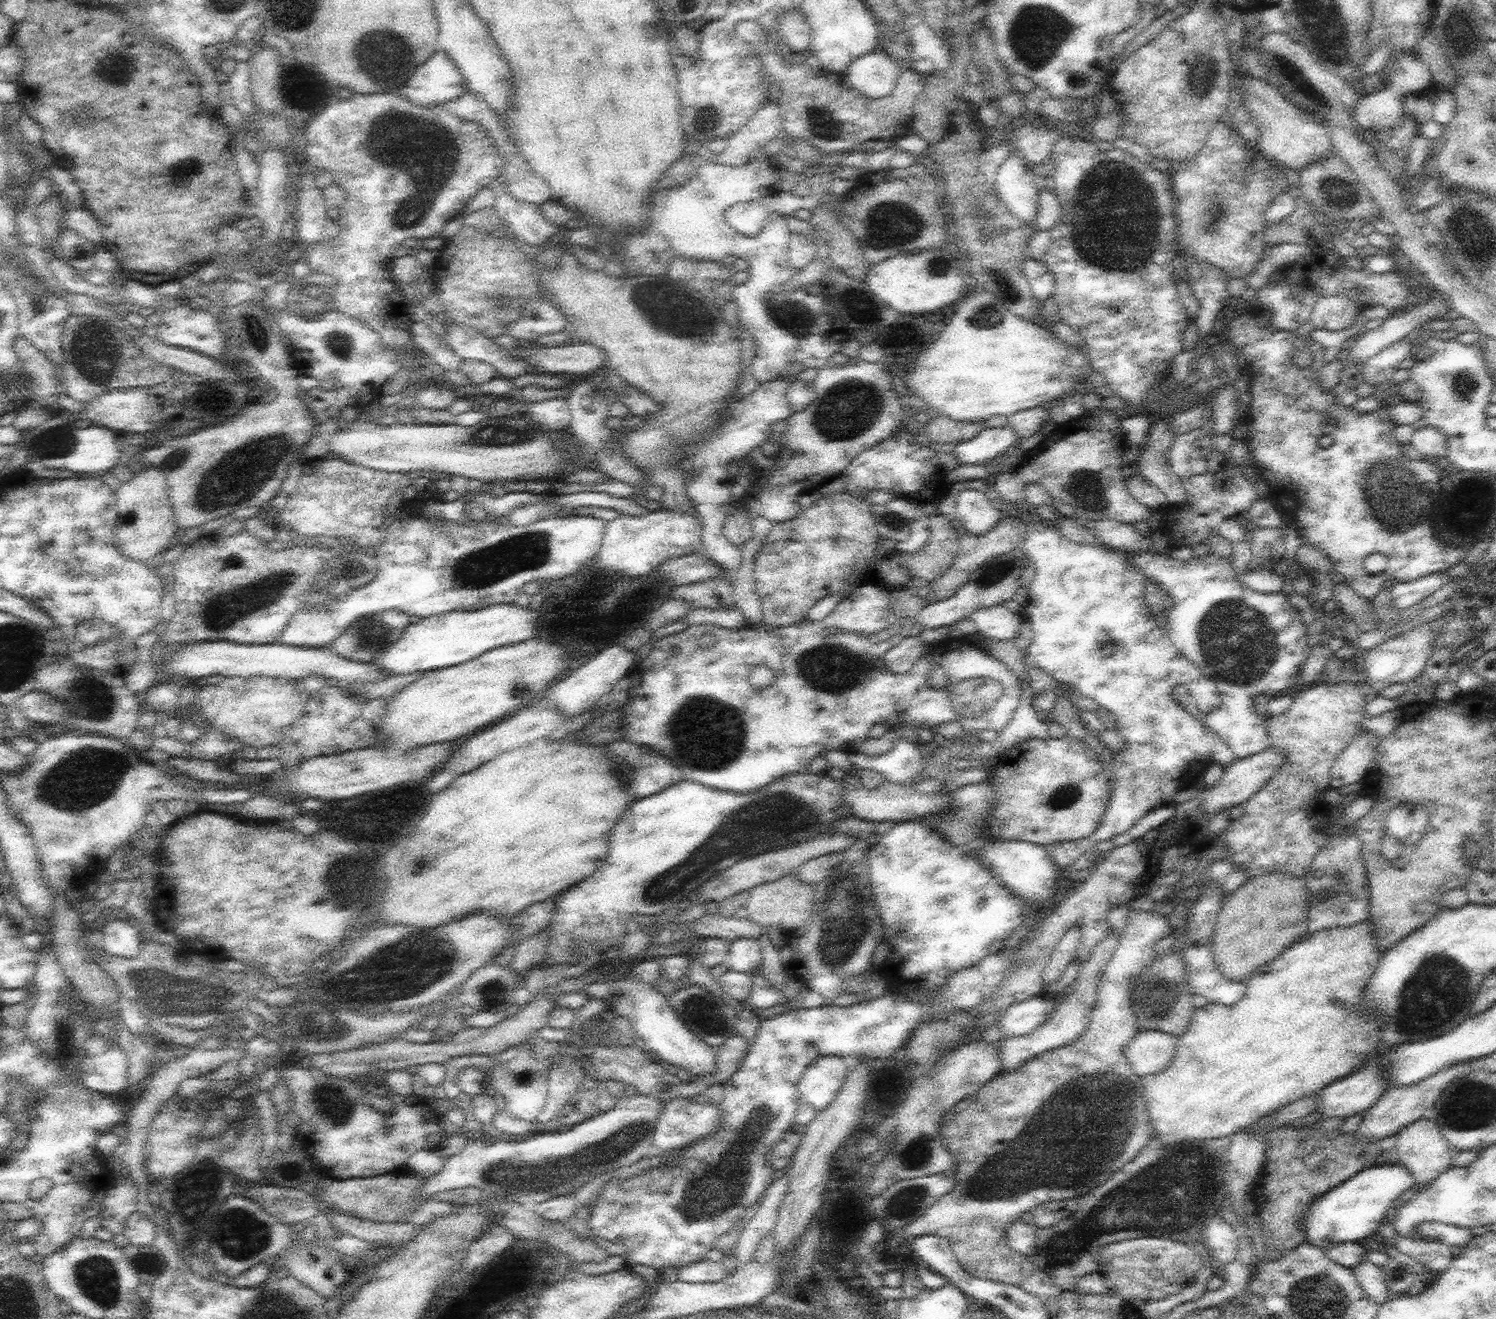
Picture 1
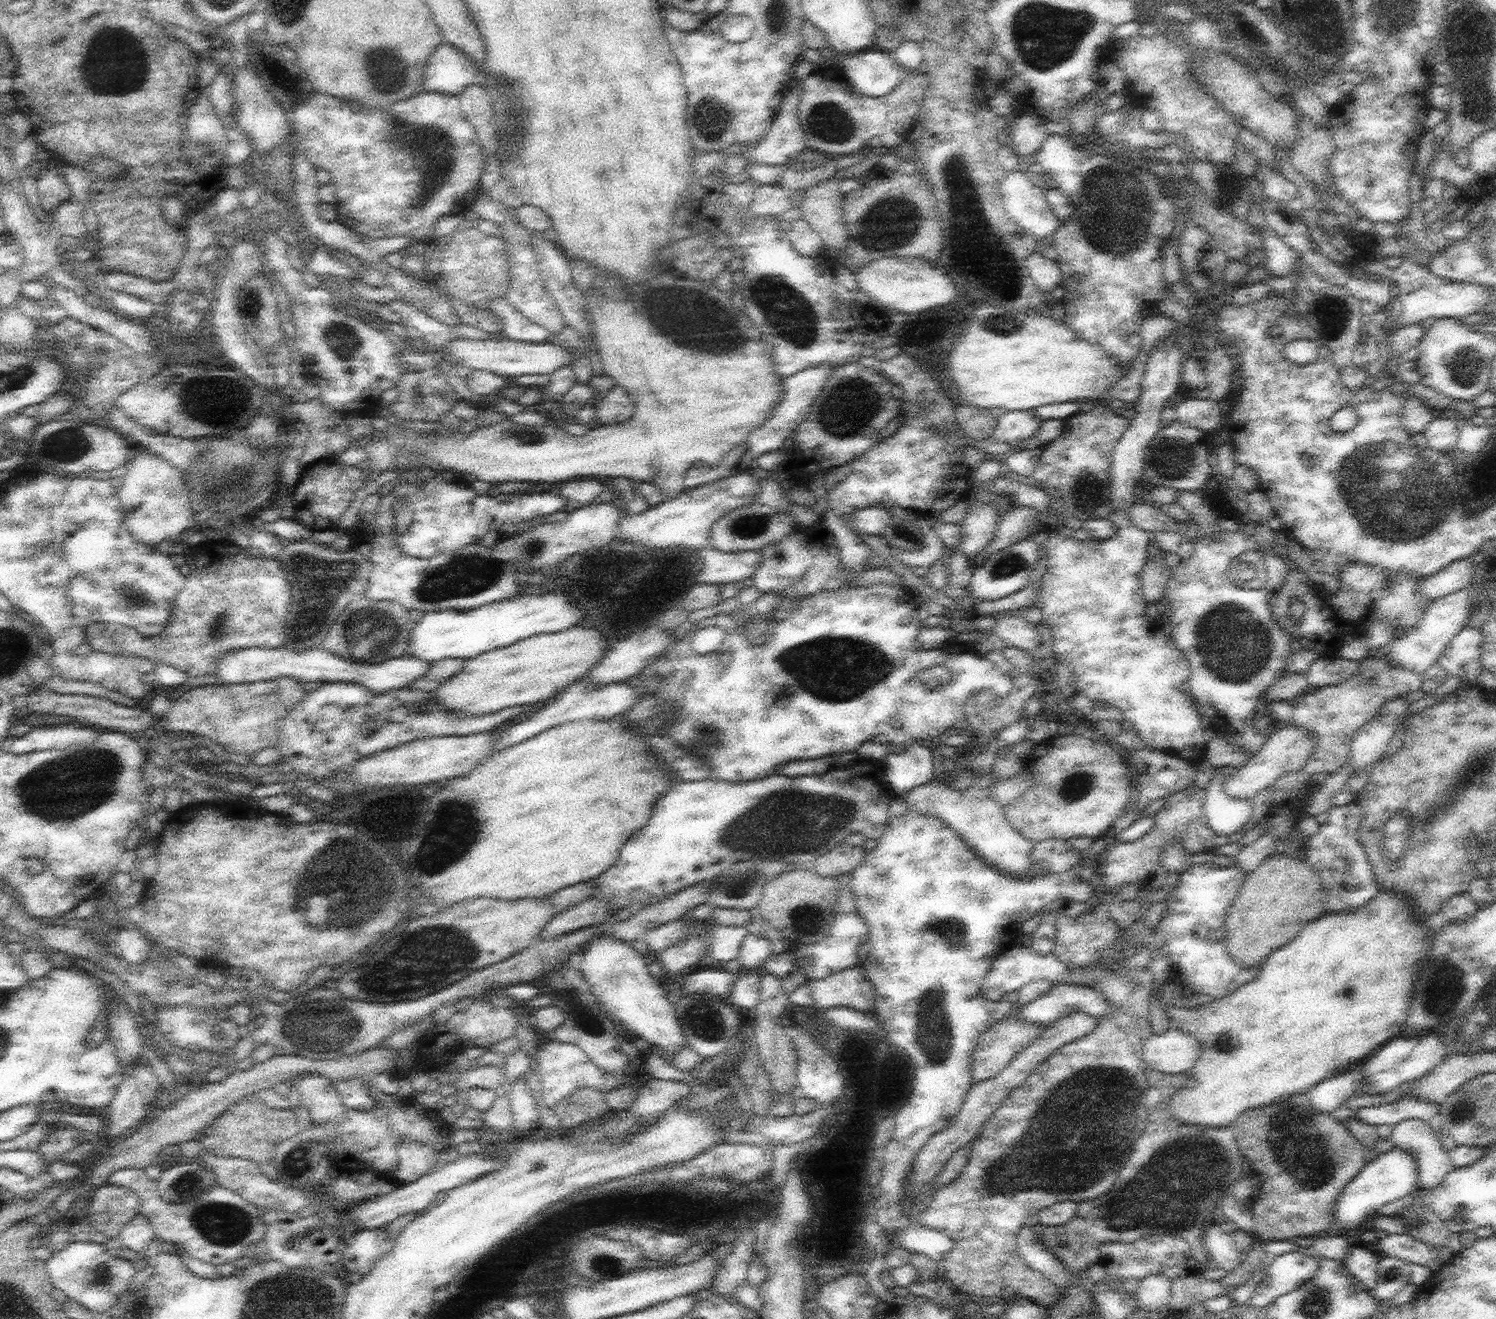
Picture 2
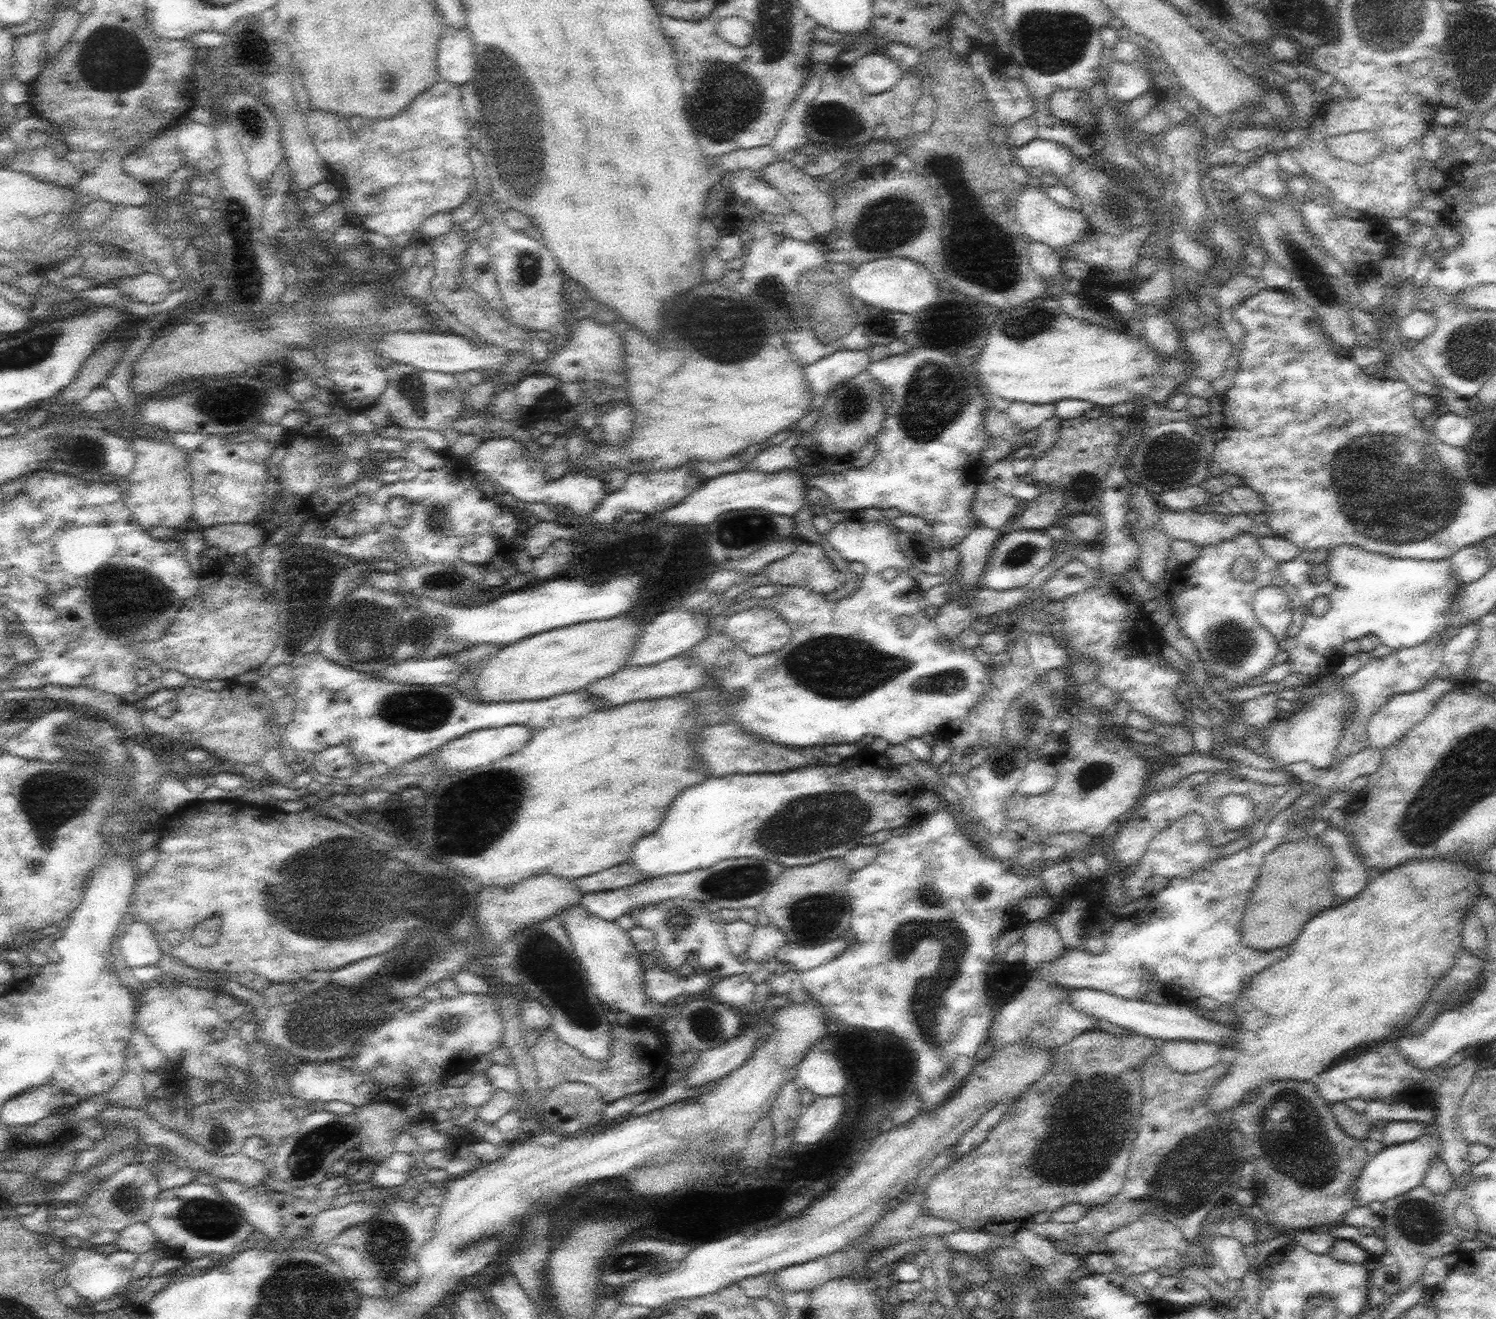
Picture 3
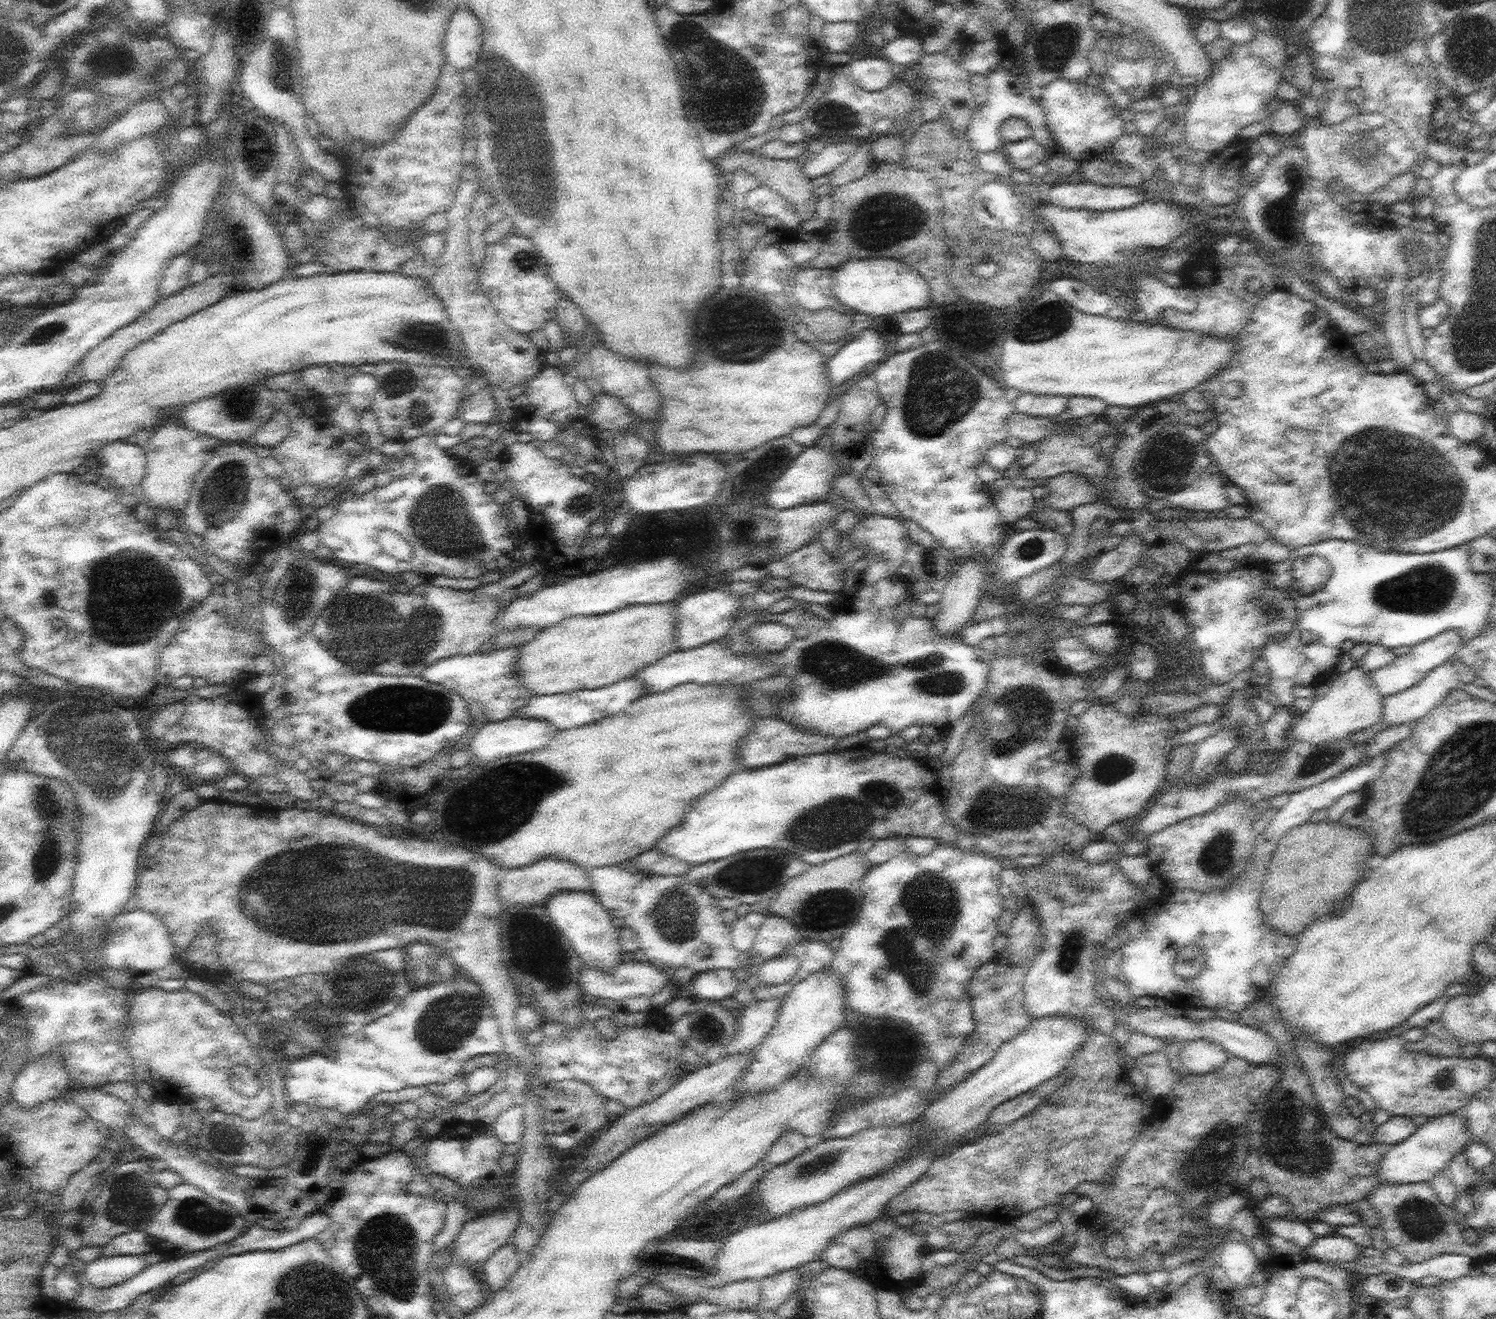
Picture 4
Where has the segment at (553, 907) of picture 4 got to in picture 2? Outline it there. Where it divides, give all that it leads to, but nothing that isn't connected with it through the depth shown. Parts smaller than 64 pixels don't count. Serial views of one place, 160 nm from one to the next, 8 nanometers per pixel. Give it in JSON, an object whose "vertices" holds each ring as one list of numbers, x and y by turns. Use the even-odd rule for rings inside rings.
{"vertices":[[601,934,592,937,580,955,577,965,597,1002,604,1010,612,1012,617,1022,636,1032,637,1038,641,1037,656,1047,662,1046,667,1058,672,1058,682,1046,688,1046,674,1004,668,1001,667,992,658,977,650,975,644,953,622,938]]}

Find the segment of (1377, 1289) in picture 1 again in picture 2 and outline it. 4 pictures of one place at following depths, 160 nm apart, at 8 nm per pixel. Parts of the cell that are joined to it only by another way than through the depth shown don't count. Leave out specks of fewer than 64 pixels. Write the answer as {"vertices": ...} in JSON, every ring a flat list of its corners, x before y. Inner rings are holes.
{"vertices":[[1354,1247,1350,1250,1350,1256,1346,1256,1343,1264,1347,1270,1358,1278,1365,1288,1373,1291,1377,1286,1378,1268,1381,1255,1366,1248]]}

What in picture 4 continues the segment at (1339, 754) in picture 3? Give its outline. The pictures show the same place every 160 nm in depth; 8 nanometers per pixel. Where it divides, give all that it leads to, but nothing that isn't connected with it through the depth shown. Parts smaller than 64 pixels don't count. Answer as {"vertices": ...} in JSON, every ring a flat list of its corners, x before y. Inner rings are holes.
{"vertices":[[1453,628,1440,634,1434,638,1429,638,1423,642,1419,642,1416,646,1412,646,1406,654,1397,656,1388,666,1383,666,1378,670,1370,673,1371,679,1376,683,1378,690,1382,696,1398,694,1403,690,1409,689,1411,686,1417,685,1428,672,1434,670,1436,666,1444,664,1447,660,1451,660,1455,652,1459,652,1463,645,1461,634]]}

